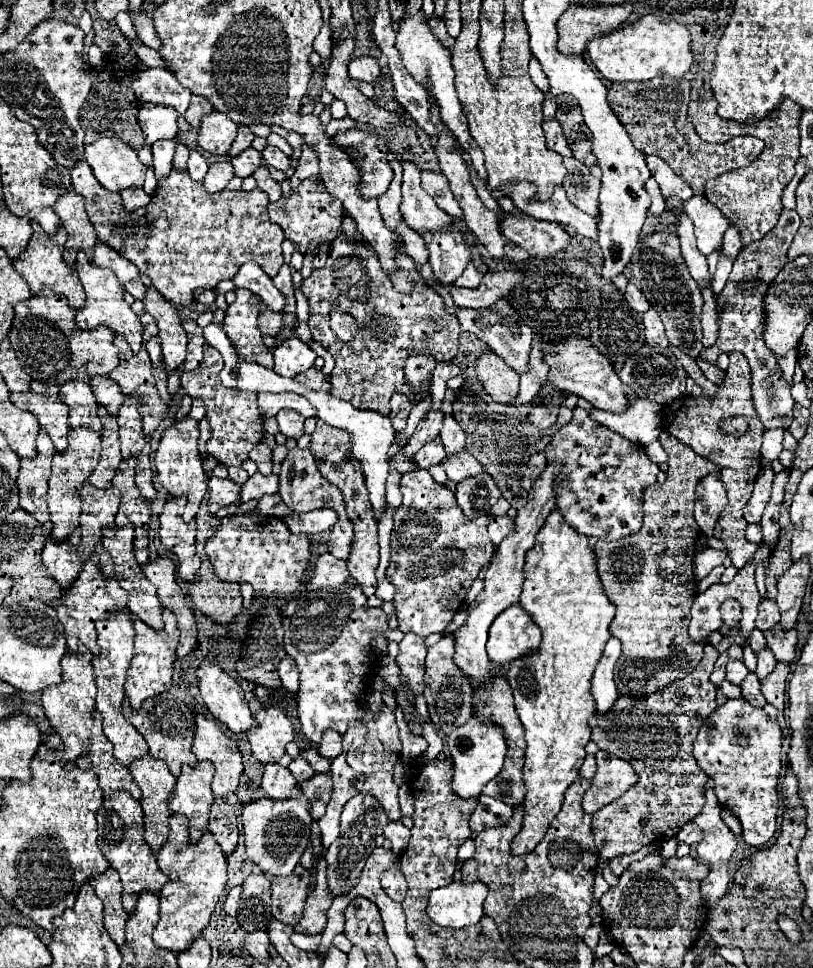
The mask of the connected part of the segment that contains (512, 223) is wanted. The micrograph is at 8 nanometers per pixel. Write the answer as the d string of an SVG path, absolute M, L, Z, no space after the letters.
M506 213L500 225L506 239L526 249L532 257L550 257L568 245L570 235L558 223Z

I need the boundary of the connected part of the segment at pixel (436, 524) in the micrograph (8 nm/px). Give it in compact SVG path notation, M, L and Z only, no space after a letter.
M426 469L404 473L400 481L400 491L404 499L394 513L394 529L390 541L392 557L386 569L386 577L396 587L392 605L396 609L398 629L402 633L416 633L420 637L428 637L432 633L442 633L448 627L454 613L464 603L464 597L470 591L480 569L486 567L494 557L496 547L486 533L488 517L482 515L474 521L466 519L454 499L454 493L446 485L438 485Z

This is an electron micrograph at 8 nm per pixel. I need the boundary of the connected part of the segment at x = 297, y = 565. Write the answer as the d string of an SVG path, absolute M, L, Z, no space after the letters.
M252 511L246 515L232 515L224 517L220 523L220 529L216 535L206 543L206 555L216 571L216 575L222 581L234 581L234 583L250 583L254 591L260 597L290 597L300 589L300 581L304 577L304 571L308 569L308 557L310 557L310 543L306 535L292 535L286 529L286 523L276 517L262 517L260 513Z

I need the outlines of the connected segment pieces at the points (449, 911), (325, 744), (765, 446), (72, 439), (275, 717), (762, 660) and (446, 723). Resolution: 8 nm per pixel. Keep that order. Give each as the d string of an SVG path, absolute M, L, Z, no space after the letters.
M452 883L450 887L440 887L430 893L426 913L442 927L462 929L476 925L484 917L484 899L488 887L484 883Z
M326 731L322 737L322 743L318 747L320 755L326 759L334 759L342 751L342 735L338 731Z
M772 429L764 433L764 443L762 443L762 457L766 461L774 461L778 459L780 451L782 451L782 433L784 429Z
M86 427L70 429L68 435L68 447L62 453L54 455L52 461L52 475L50 475L50 487L48 487L48 509L50 509L50 521L54 523L52 539L64 541L70 537L70 533L78 527L80 517L80 487L90 477L94 467L100 461L100 435L94 431L88 431Z
M268 707L256 713L256 723L258 725L250 727L246 733L254 757L262 763L280 761L280 757L286 753L286 743L294 739L290 719L278 707Z
M768 647L764 651L758 653L758 667L756 667L756 675L760 679L764 679L768 673L772 673L772 669L776 667L776 657L772 655L772 651L768 651Z
M444 635L436 645L432 645L428 649L428 655L426 655L424 699L428 703L430 721L438 727L442 737L450 735L456 727L462 727L472 717L472 707L470 707L472 687L470 687L468 677L452 663L452 655L454 655L454 643L452 641L454 641L452 635Z

